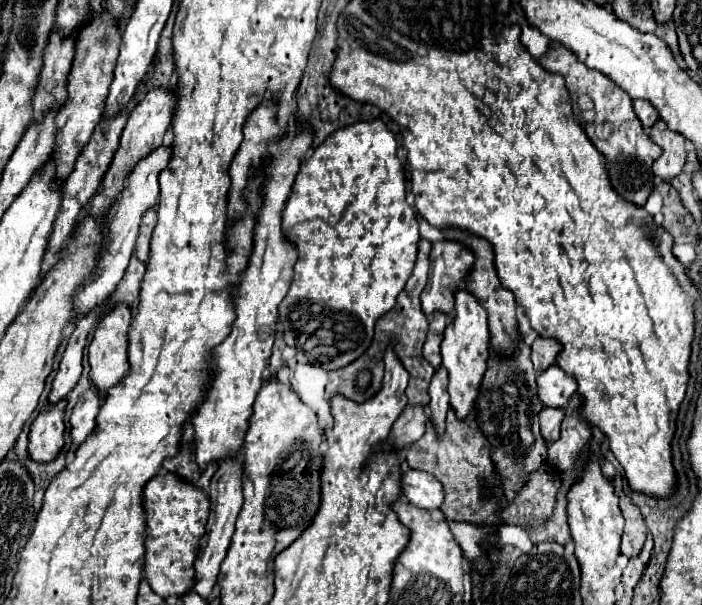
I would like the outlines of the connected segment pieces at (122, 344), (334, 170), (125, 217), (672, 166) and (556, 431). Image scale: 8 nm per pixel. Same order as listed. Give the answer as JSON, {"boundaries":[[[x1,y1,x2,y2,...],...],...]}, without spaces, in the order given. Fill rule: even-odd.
{"boundaries":[[[120,302,116,304,112,310,108,310,108,314,104,314,98,322,98,328,94,332,94,338,90,342,90,348,88,348,88,356,90,356,90,378,92,378,92,384,98,388,98,392,106,392,108,388,112,388,114,384,118,384,124,374,128,374,128,328,130,328,130,322,132,322,132,312,130,308]],[[382,120,356,122,348,130,338,130,302,164,286,208,282,212,282,232,298,250,292,286,278,312,284,326,284,340,296,348,298,362,338,370,360,358,372,342,376,320,390,312,396,296,404,290,416,264,418,222,414,208,406,202,404,166,396,156,398,144]],[[160,146,150,156,140,160,140,164,136,164,136,168,130,172,128,186,120,194,120,198,114,206,114,212,112,212,112,220,108,222,108,232,112,232,112,244,108,244,108,252,104,252,104,256,100,256,100,266,96,266,92,280,88,280,88,284,84,284,84,288,80,288,80,292,76,292,76,320,84,318,86,312,100,308,100,304,104,304,104,300,108,300,112,296,118,282,122,280,122,276,128,268,130,256,134,254,134,242,138,238,138,228,140,228,142,216,148,208,158,206,158,198,160,198,158,176,168,166,168,158,170,158,168,152,170,152,170,146]],[[658,120,650,128,650,138,662,148,662,156,652,166,654,176,662,178,664,182,676,178,682,172,684,162,686,162,686,150,684,150,686,138,680,136,678,132,672,132,664,124,664,120]],[[544,408,540,412,540,430,548,444,560,438,560,424,564,418,564,408]]]}

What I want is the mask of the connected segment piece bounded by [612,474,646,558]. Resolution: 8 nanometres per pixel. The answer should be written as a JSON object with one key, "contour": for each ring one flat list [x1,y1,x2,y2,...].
{"contour":[[616,474,612,482,614,482,614,488,616,488,616,494,620,496,620,510,622,510,622,516,624,516,624,520,626,520,620,550,622,550,628,558,634,558,634,556,640,554,640,550,642,550,642,546,644,546,644,540,646,540,646,524,644,524,644,518,642,518,640,510,638,510,638,508,632,504,632,500,624,494,624,490,622,490,622,476]]}

